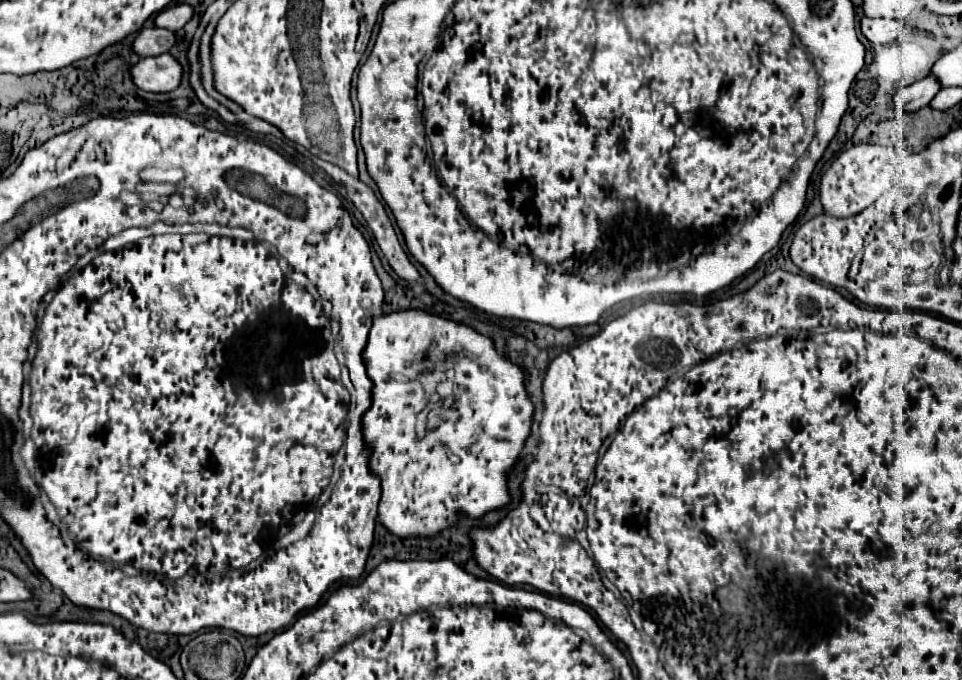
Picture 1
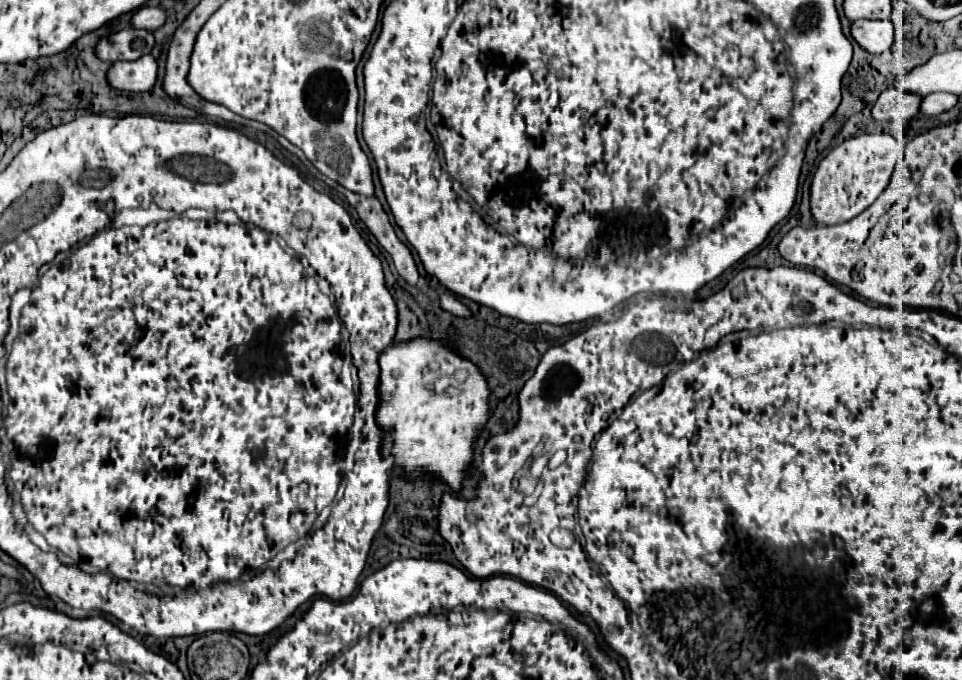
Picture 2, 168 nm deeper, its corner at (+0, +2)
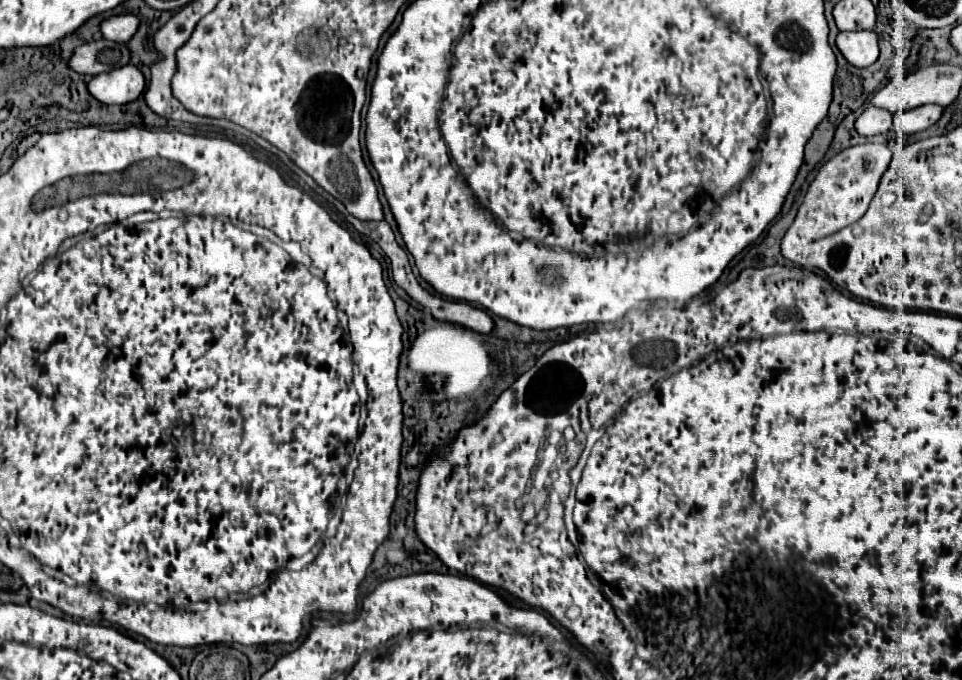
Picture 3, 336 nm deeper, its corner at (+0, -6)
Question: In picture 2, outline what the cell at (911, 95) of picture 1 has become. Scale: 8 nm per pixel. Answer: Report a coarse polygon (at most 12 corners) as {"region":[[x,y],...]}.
{"region":[[886,89],[872,105],[876,121],[906,123],[920,97]]}

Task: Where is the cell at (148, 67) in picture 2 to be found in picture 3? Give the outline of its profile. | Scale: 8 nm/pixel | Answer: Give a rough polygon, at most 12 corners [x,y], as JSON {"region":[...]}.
{"region":[[136,65],[100,73],[88,83],[106,105],[142,95],[146,79]]}

